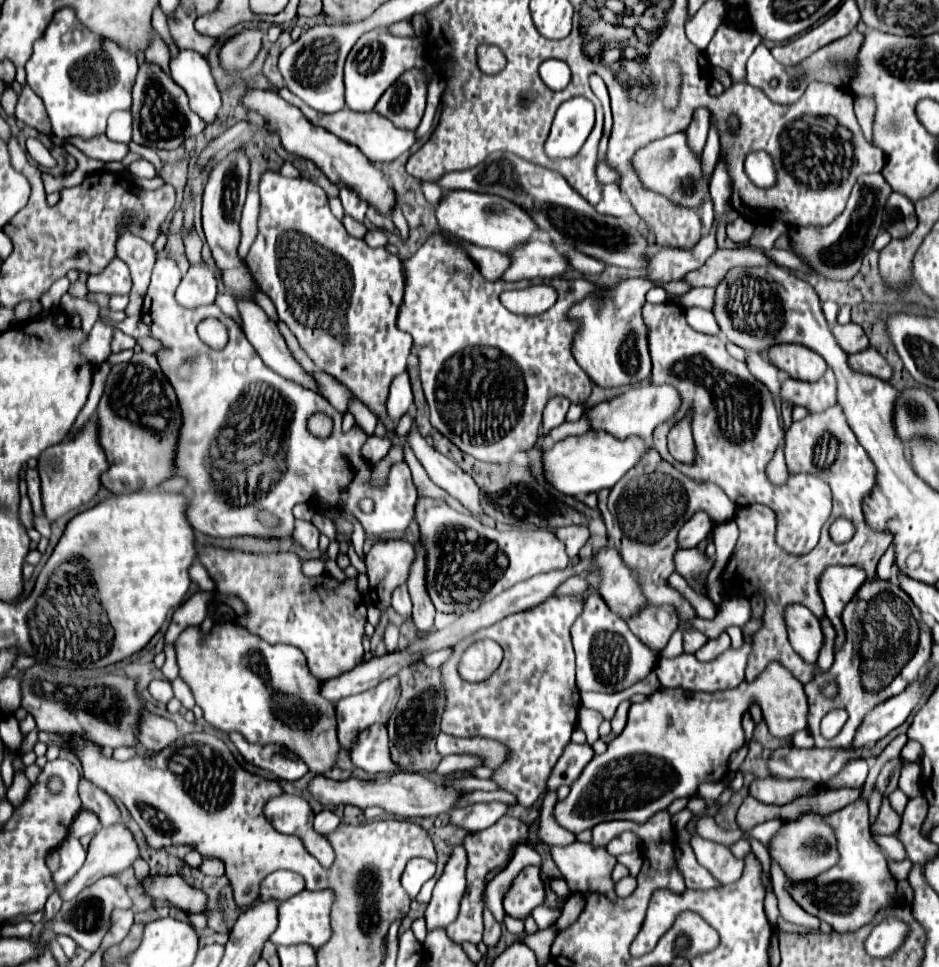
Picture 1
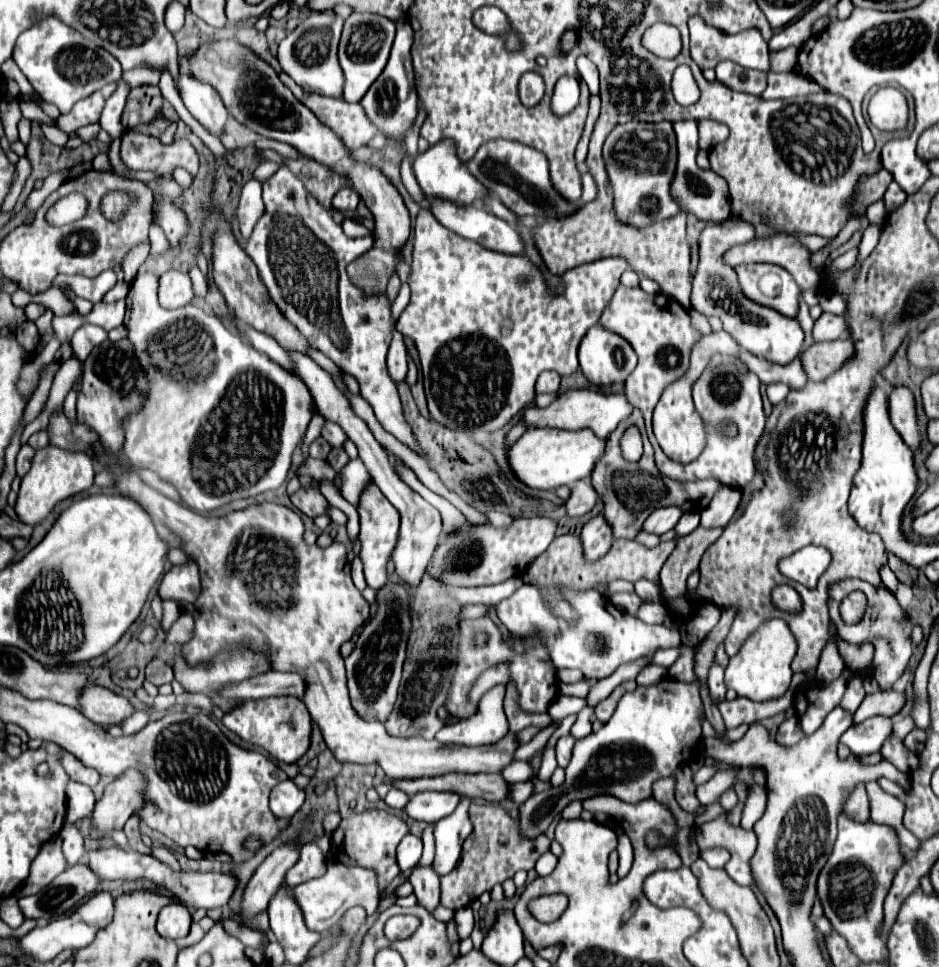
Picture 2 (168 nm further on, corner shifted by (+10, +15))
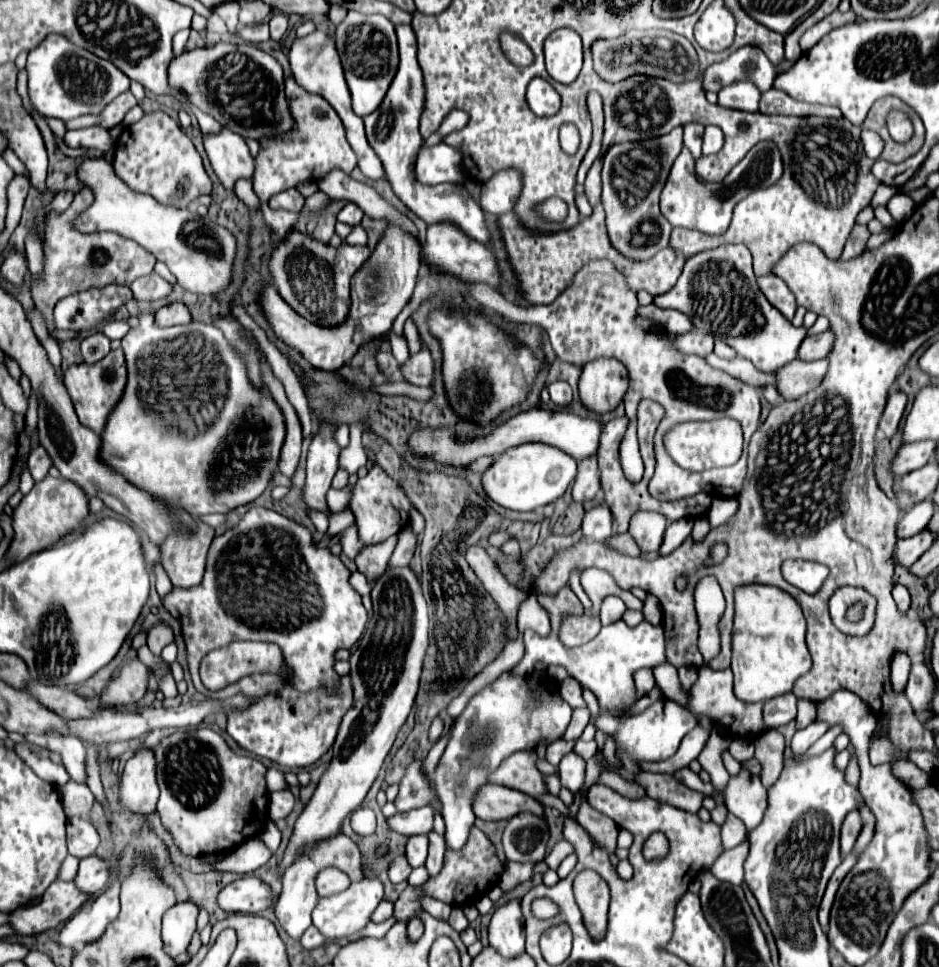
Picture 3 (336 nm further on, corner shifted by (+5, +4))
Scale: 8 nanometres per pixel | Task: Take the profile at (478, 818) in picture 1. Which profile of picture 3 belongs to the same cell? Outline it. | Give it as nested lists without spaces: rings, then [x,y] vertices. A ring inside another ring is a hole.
[[[423,806],[409,812],[397,812],[389,820],[391,830],[403,834],[403,836],[415,836],[415,834],[429,834],[433,830],[435,822],[435,808]]]

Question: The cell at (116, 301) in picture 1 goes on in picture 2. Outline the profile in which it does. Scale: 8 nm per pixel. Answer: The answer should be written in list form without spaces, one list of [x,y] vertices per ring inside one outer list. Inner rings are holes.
[[[118,281],[116,285],[110,289],[103,297],[102,301],[105,303],[113,303],[126,298],[129,292],[129,285],[124,281]]]

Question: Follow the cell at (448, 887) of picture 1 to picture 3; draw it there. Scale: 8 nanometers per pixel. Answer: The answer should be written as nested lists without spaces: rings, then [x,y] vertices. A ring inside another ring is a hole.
[[[505,672],[487,688],[483,688],[465,712],[455,720],[453,736],[439,760],[441,772],[437,772],[437,790],[441,800],[441,816],[445,820],[447,832],[445,842],[451,850],[461,850],[469,838],[471,826],[475,822],[471,802],[473,794],[481,784],[485,784],[485,772],[491,772],[507,756],[521,750],[533,750],[540,743],[549,745],[557,740],[567,728],[572,717],[572,708],[563,701],[555,684],[547,678],[533,692],[528,690],[527,680],[521,676],[505,676]],[[536,698],[539,705],[536,708]],[[487,768],[487,770],[485,770]]]

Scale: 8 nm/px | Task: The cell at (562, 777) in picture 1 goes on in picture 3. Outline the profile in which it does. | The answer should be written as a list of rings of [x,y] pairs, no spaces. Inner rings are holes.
[[[575,752],[565,754],[559,764],[559,778],[561,778],[561,784],[569,788],[573,794],[579,792],[585,778],[585,760]]]

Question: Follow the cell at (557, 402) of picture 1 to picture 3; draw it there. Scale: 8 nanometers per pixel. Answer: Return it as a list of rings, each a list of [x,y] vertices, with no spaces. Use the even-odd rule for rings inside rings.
[[[553,382],[547,386],[549,394],[551,394],[551,400],[559,406],[565,406],[571,402],[571,386],[567,382]]]

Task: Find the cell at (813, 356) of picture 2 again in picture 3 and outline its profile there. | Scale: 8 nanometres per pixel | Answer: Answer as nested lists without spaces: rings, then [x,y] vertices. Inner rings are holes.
[[[793,360],[793,364],[787,364],[777,372],[777,390],[785,400],[795,400],[797,396],[805,396],[813,388],[821,384],[829,368],[829,360],[815,360],[815,362],[803,362]]]

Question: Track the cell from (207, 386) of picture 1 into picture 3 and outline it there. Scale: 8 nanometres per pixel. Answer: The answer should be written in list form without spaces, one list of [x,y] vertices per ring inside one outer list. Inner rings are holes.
[[[139,310],[137,318],[139,318],[139,326],[131,328],[127,332],[127,336],[121,340],[121,348],[125,352],[127,368],[129,368],[129,388],[125,390],[125,400],[121,400],[121,404],[113,410],[113,416],[109,418],[109,426],[105,428],[105,436],[101,436],[103,438],[103,460],[111,468],[121,472],[131,484],[137,484],[139,488],[145,488],[147,492],[155,492],[155,496],[159,496],[167,502],[181,504],[195,518],[197,524],[195,531],[178,530],[170,535],[167,542],[161,546],[163,568],[165,568],[171,584],[175,588],[193,588],[193,586],[199,586],[201,580],[203,580],[208,550],[215,537],[214,529],[205,526],[205,523],[199,519],[200,515],[227,514],[227,512],[235,510],[237,506],[253,502],[255,498],[259,498],[265,492],[265,488],[271,484],[273,474],[277,472],[277,466],[279,466],[281,446],[285,442],[285,416],[283,416],[281,408],[277,406],[277,402],[273,400],[273,396],[263,386],[255,386],[251,382],[249,366],[247,366],[245,356],[231,346],[231,342],[221,334],[219,328],[203,324],[203,322],[191,322],[187,326],[161,328],[161,326],[157,326],[155,312],[151,312],[151,310]]]

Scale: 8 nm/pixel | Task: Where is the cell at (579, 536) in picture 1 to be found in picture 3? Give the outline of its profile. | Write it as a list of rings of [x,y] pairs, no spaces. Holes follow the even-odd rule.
[[[597,458],[593,460],[581,460],[581,472],[577,474],[577,480],[573,484],[573,500],[579,504],[595,500],[597,492],[601,490],[599,486],[599,476],[597,476]]]

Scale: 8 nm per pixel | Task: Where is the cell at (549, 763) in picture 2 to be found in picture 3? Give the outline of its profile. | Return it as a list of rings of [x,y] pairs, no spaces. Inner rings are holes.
[[[555,740],[555,742],[551,742],[551,744],[547,746],[547,760],[557,768],[559,762],[561,762],[561,758],[563,758],[567,752],[573,750],[573,744],[575,744],[575,740],[573,740],[573,742],[567,742],[567,740]]]

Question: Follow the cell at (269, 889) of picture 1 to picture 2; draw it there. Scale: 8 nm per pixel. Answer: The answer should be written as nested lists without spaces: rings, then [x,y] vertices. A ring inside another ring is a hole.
[[[304,843],[302,845],[302,857],[298,859],[298,863],[286,873],[286,883],[290,887],[296,887],[304,881],[322,877],[326,869],[326,857],[320,851],[320,847],[316,843]]]

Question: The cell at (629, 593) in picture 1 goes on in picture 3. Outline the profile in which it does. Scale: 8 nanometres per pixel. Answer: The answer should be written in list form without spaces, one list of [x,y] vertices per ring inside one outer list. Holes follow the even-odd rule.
[[[607,506],[589,510],[583,518],[583,536],[595,542],[607,542],[613,536],[613,516]]]

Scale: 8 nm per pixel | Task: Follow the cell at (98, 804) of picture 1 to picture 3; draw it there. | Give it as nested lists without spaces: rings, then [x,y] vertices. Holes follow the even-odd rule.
[[[25,736],[25,738],[29,744],[57,752],[71,780],[79,784],[87,782],[87,750],[79,738],[75,736]]]

